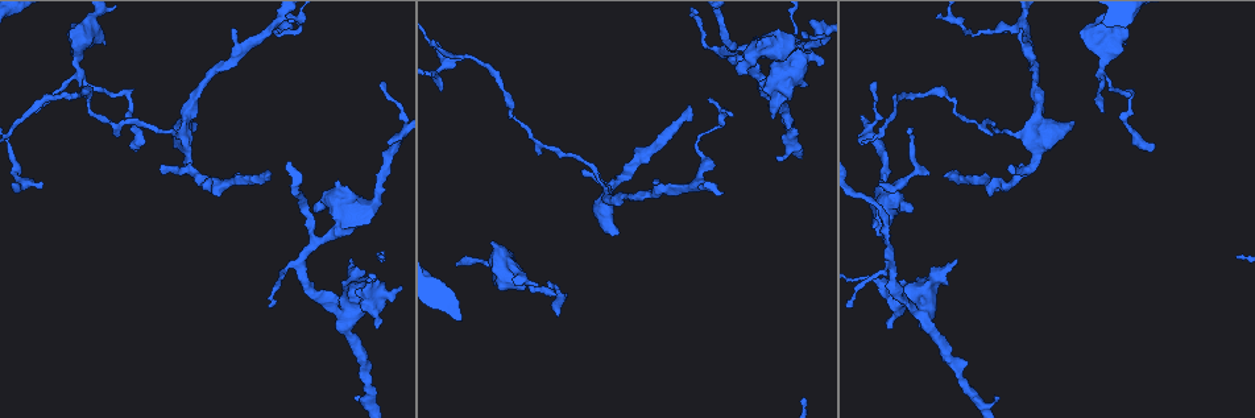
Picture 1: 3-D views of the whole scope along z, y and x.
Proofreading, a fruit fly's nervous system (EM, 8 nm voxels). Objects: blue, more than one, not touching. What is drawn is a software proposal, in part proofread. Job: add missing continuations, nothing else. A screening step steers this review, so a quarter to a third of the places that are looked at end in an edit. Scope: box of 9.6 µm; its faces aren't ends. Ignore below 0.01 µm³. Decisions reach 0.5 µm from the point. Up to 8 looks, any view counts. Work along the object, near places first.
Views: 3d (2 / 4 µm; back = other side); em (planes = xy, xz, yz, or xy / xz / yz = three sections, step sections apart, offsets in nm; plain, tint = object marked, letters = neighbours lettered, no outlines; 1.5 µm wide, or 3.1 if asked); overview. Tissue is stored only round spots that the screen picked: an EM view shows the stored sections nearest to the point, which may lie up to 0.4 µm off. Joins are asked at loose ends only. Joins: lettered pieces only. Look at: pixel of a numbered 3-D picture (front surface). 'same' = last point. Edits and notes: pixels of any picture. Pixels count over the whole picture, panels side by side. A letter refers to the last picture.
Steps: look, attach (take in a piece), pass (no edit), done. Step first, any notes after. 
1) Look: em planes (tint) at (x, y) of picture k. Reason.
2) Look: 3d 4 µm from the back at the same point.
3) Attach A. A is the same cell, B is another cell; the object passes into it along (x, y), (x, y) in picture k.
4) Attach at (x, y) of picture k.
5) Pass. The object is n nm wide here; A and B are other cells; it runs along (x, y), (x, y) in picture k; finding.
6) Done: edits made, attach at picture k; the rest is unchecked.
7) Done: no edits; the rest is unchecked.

Look: em planes (letters) at (1124, 44) of picture 1. Stops while still wide.

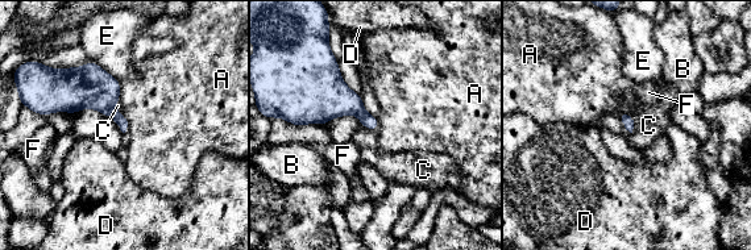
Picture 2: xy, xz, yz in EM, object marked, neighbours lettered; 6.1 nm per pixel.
Pass. A, B, C, D, E and F are other cells; a border runs along (633, 116), (631, 133) in picture 2; no lettered piece goes on from it.

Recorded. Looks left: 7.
Look: 3d 2 µm from the back at (615, 233) of picture 1. Stops while still wide.

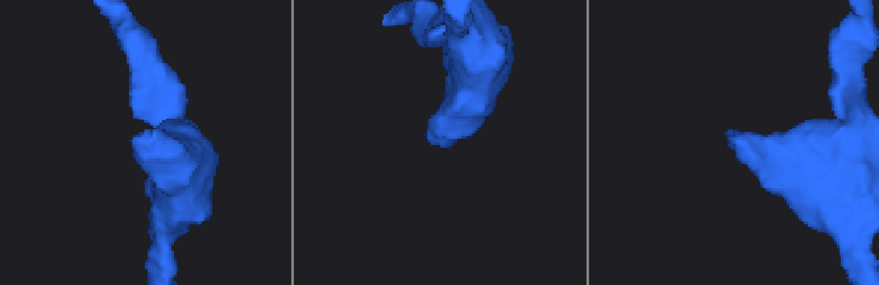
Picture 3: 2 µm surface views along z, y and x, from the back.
Look: em planes (letters) at (429, 143) of picture 3. Now the EM.

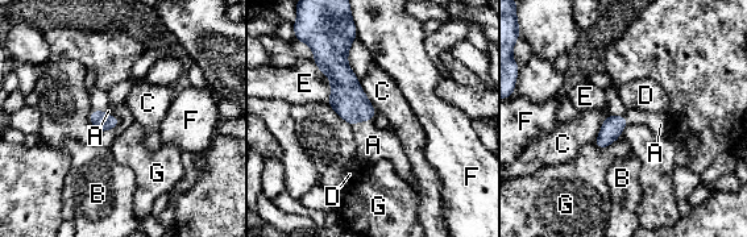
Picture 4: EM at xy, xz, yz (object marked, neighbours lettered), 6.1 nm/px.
Attach A. A is the same cell, B, C, D, E, F and G are other cells; the object passes into it along (348, 99), (361, 120), (373, 145) in picture 4; the neuron continues.

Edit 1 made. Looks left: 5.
Look: 3d 2 µm from the back at (40, 186) of picture 1. Free end.

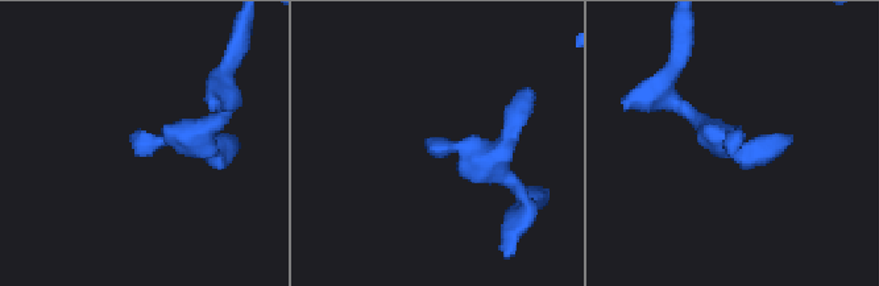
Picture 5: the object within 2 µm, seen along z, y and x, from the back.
Look: em xy step 4 (letters) at (728, 153) of picture 5.

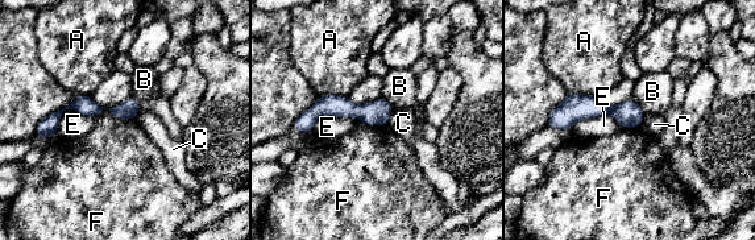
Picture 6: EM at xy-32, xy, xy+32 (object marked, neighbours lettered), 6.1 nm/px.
Look: em planes (letters) at the same point. Cut it another way.

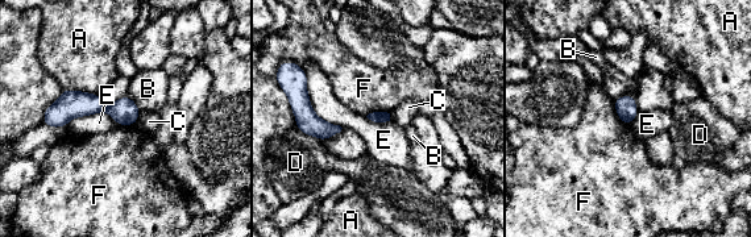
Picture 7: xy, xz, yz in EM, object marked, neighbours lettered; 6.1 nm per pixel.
Pass. A, B, C, D, E and F are other cells; a border runs along (303, 69), (311, 108), (341, 128) in picture 7; no lettered piece goes on from it.

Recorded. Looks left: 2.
Done: edits made, attach at picture 4; the rest is unchecked.

